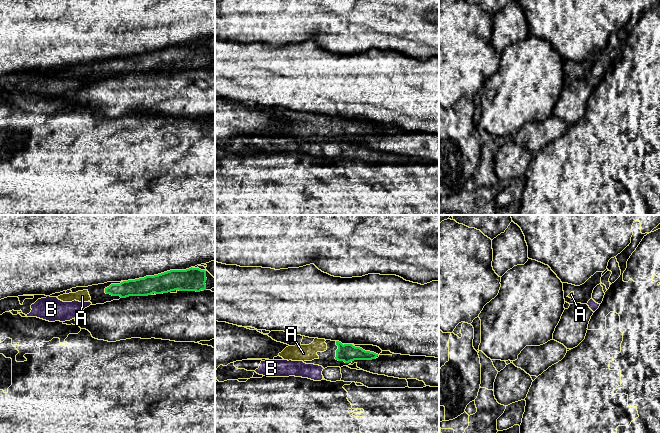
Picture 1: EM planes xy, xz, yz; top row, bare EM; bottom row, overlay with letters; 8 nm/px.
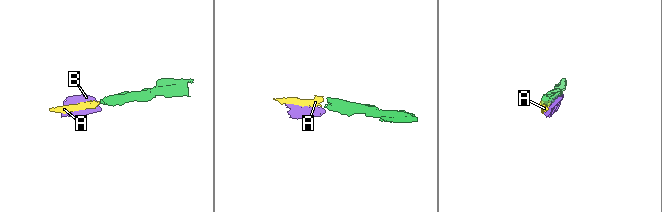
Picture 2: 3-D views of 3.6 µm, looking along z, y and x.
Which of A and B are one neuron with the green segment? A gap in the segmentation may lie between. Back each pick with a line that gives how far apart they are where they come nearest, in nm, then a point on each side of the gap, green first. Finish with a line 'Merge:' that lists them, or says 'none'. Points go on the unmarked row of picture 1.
A: gap 80 nm; span xz (336, 120), (326, 120)
Merge: A

